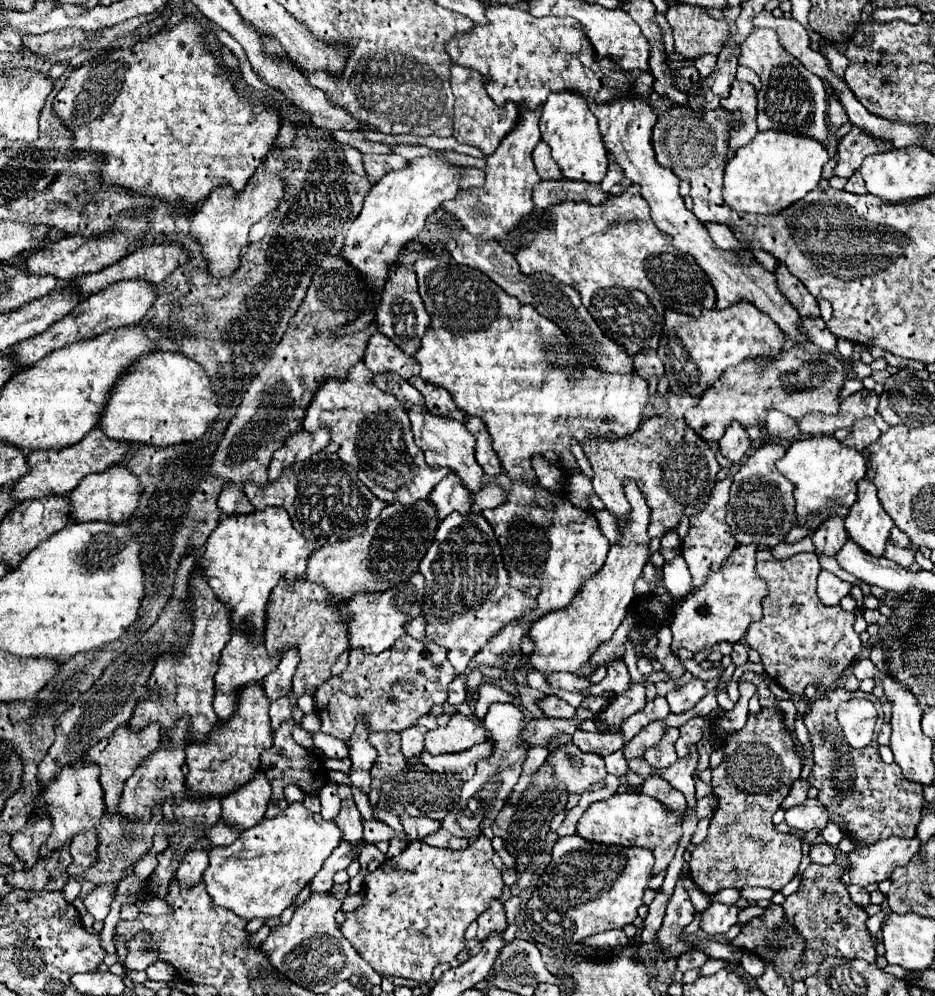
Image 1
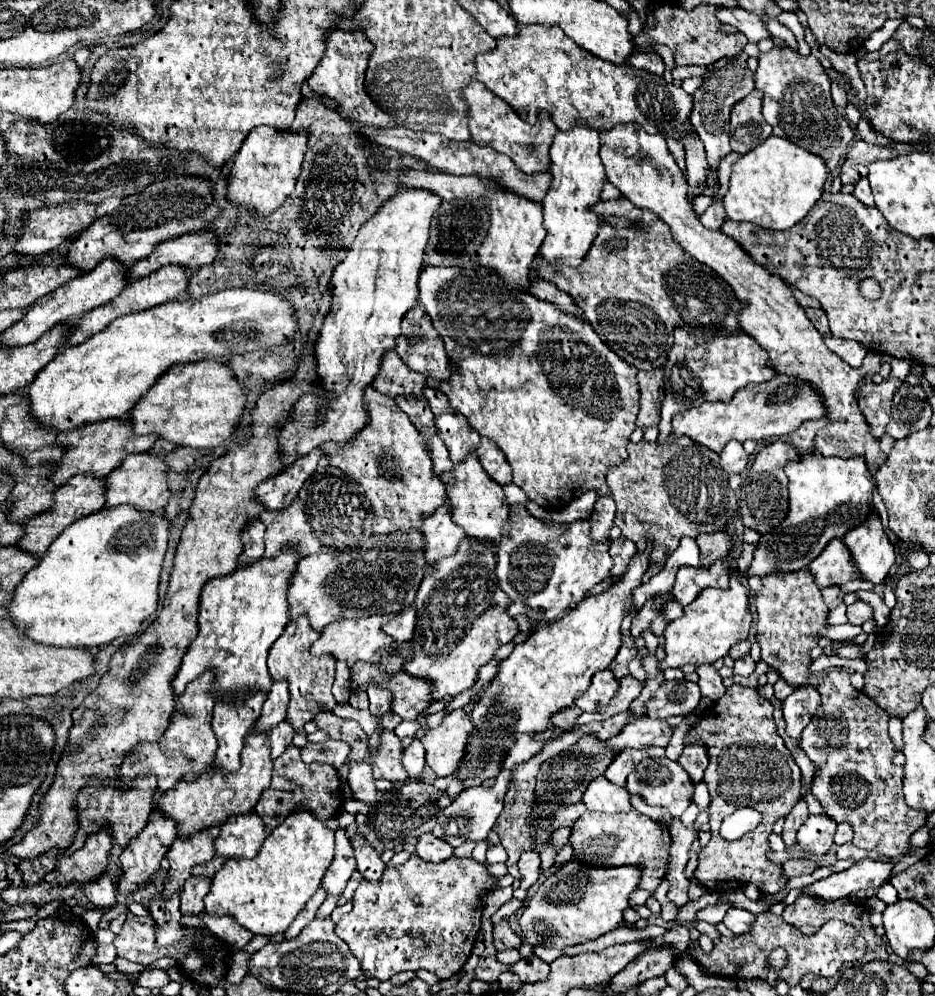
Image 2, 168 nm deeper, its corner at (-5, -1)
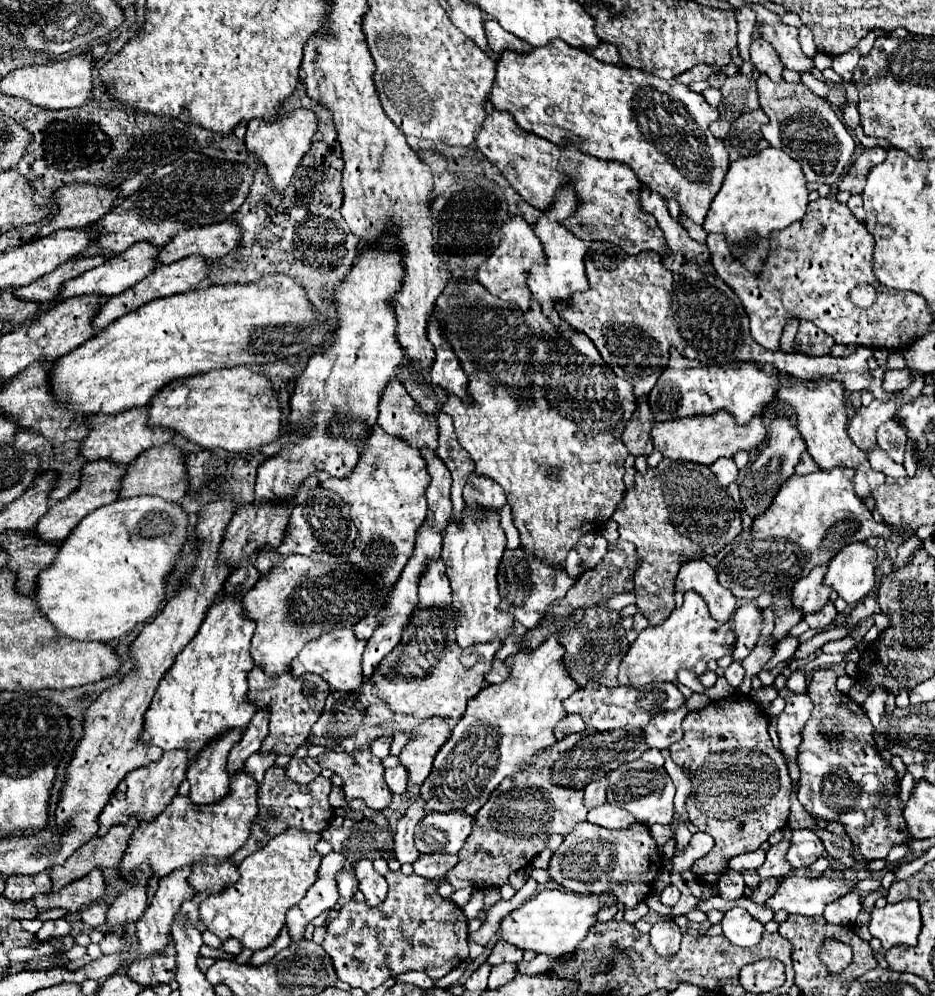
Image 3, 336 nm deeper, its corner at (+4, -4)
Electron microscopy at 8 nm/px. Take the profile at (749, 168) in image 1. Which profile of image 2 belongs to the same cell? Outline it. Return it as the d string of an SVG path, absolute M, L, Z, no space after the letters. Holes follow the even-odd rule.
M769 136L761 146L733 164L729 190L723 198L725 214L735 222L745 220L767 230L787 230L801 222L821 198L827 176L825 160L809 154L789 140Z

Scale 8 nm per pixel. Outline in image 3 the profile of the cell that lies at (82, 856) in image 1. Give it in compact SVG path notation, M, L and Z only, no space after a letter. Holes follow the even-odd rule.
M94 903L94 905L88 905L80 911L80 917L86 925L90 927L102 927L104 921L106 921L106 905L104 903Z

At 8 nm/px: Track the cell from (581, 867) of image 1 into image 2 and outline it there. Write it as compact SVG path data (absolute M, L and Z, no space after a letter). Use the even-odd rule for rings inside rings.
M571 860L537 888L537 894L523 910L519 924L525 942L563 950L565 946L595 940L621 926L623 910L629 906L629 894L637 888L639 876L639 870L633 866L601 870L593 866L579 866L577 860Z

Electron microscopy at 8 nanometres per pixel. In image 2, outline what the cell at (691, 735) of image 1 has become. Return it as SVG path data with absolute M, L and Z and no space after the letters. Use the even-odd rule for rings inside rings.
M693 744L693 746L687 746L683 750L683 754L679 756L677 760L689 774L689 778L693 778L691 782L693 784L699 784L703 780L703 772L707 768L707 750L701 746L701 744Z

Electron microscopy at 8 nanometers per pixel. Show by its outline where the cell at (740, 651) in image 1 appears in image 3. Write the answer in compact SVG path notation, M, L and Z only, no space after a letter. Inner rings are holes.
M732 661L732 665L724 671L724 677L726 677L726 681L736 689L736 687L742 683L742 679L744 679L744 669L742 669L742 665L740 665L738 661Z

